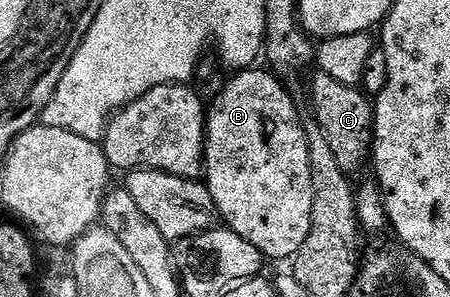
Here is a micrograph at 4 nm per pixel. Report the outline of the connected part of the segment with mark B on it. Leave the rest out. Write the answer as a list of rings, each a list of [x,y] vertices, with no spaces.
[[[250,67],[232,74],[221,94],[207,109],[205,118],[205,149],[203,183],[215,199],[220,220],[235,235],[243,235],[247,243],[259,247],[262,258],[274,257],[288,262],[303,247],[307,231],[311,231],[311,159],[305,138],[303,117],[297,114],[293,97],[272,77],[258,67]]]

